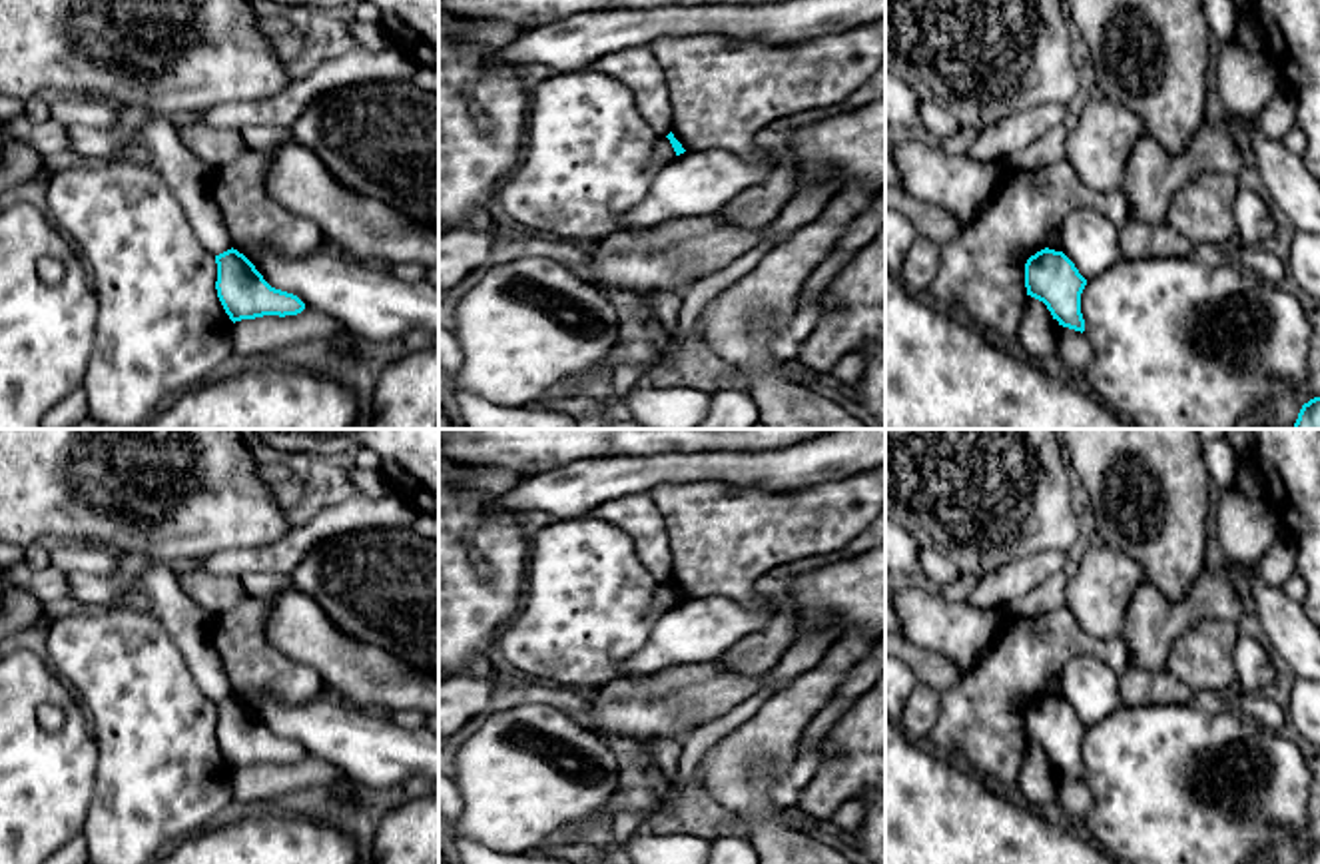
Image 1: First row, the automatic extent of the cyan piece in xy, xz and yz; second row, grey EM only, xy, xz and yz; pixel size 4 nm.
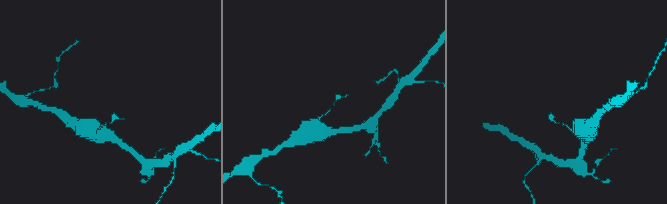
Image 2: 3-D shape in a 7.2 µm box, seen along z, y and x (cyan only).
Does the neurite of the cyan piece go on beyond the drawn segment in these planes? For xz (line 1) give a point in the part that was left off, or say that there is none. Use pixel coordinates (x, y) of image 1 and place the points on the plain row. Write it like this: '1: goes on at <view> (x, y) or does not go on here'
1: does not go on here

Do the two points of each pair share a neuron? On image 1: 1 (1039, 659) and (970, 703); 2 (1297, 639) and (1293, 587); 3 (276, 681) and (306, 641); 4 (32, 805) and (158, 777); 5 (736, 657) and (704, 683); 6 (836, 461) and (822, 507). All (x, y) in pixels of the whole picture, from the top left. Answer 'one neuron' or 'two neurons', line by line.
1: one neuron
2: two neurons
3: two neurons
4: two neurons
5: one neuron
6: two neurons

